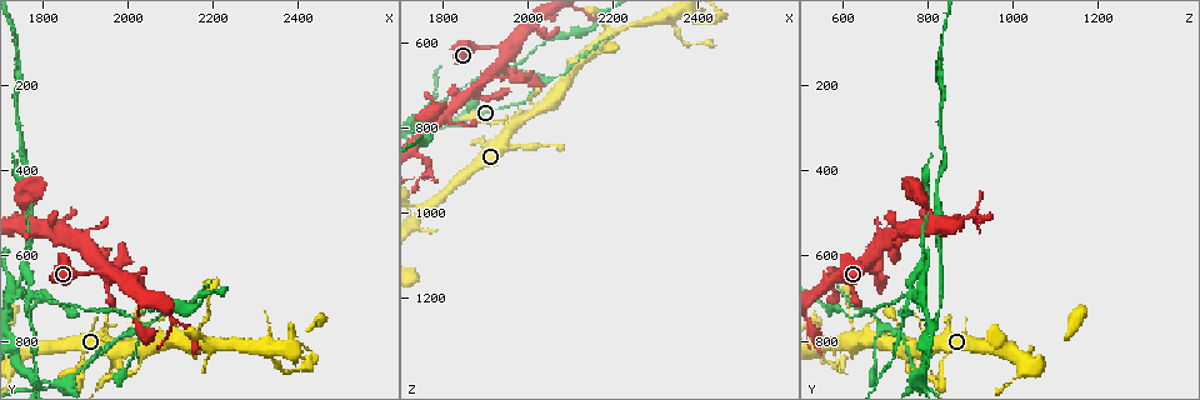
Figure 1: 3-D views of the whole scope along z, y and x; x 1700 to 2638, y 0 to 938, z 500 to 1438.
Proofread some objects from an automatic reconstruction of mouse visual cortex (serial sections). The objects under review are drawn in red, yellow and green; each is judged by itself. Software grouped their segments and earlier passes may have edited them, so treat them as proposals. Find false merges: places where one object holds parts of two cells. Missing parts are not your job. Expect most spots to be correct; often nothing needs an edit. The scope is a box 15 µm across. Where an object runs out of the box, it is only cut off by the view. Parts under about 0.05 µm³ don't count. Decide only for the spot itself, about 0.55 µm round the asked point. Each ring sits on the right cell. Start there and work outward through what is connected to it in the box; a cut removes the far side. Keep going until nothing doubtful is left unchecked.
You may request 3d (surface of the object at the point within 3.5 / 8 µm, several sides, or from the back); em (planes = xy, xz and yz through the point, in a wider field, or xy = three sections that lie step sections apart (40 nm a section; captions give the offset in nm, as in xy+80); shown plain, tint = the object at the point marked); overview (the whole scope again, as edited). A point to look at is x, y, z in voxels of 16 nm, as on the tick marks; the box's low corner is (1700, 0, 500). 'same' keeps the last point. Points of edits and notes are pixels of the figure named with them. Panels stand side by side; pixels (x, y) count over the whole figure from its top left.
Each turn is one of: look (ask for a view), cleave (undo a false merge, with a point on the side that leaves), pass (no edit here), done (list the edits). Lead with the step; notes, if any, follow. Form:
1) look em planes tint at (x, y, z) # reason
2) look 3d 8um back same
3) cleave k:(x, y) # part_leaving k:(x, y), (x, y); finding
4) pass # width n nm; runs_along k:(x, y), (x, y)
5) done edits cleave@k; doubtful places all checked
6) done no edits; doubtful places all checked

look 3d 3.5um at (1955, 820, 790) # small branch off a trunk

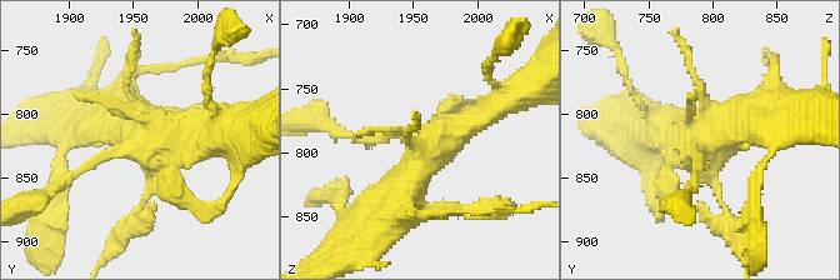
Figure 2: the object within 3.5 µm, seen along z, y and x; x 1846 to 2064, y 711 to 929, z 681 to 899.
look em xy step 3 tint at (1956, 824, 792) # now the EM

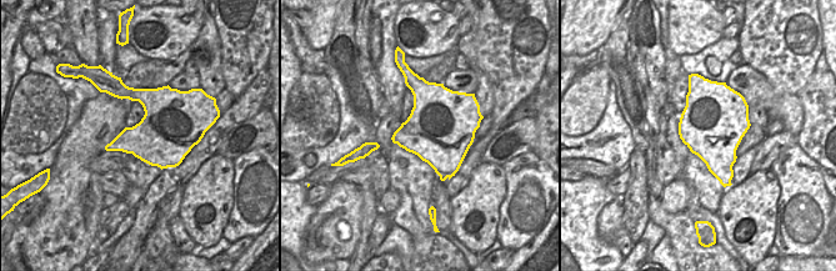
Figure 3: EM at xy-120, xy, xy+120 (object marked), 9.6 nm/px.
pass # width 650 nm; runs_along 2:(390, 209), (436, 144), (510, 96); continuous, no second cell

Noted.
look 3d 8um at (2040, 775, 695) # a narrow waist

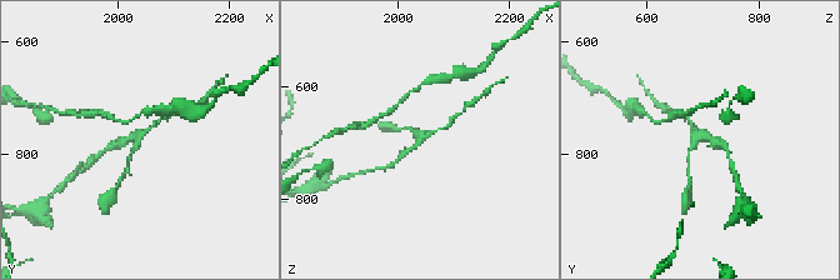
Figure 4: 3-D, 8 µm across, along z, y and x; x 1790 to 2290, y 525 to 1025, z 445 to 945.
look 3d 3.5um at (2035, 765, 700)

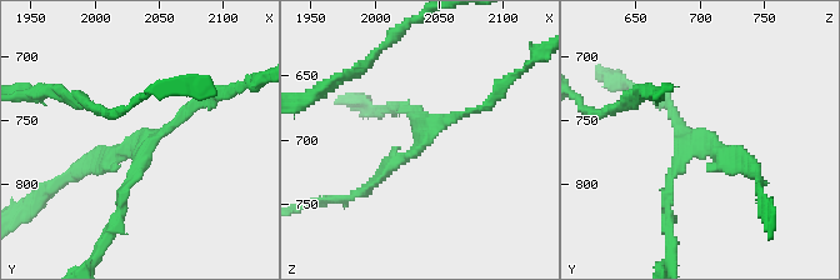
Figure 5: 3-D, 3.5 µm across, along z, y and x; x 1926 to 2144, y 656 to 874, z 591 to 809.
look em planes tint at (2042, 770, 692) # arms 3; arm_widths 100, 150, 150 nm; now the EM

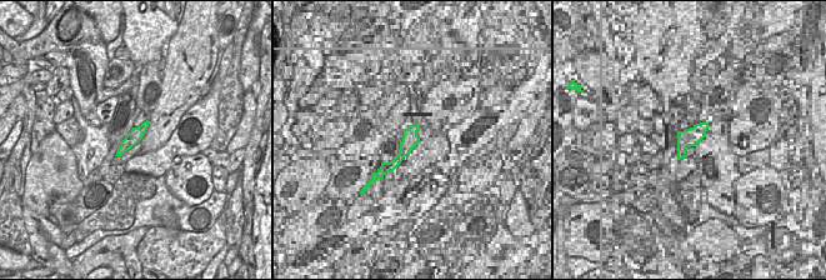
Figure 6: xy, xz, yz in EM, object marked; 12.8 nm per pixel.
pass # runs_along 5:(746, 169), (691, 145), (669, 180), (666, 214); all the same cell

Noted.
look 3d 3.5um back at (1795, 895, 790) # sharp bend

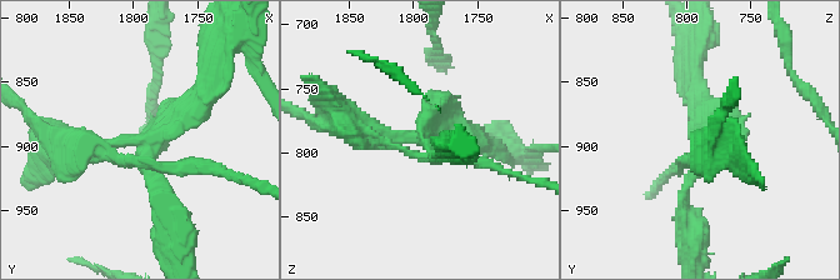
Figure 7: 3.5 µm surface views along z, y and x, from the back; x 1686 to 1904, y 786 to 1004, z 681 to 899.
pass # arms 3; runs_along 7:(64, 144), (148, 140), (201, 94); all the same cell

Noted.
look 3d 3.5um at (1765, 695, 765) # four-way junction

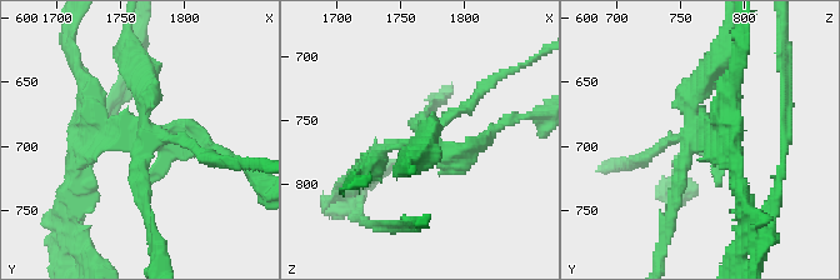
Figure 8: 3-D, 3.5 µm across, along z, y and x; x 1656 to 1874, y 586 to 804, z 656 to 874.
look em planes tint at (1768, 690, 760)

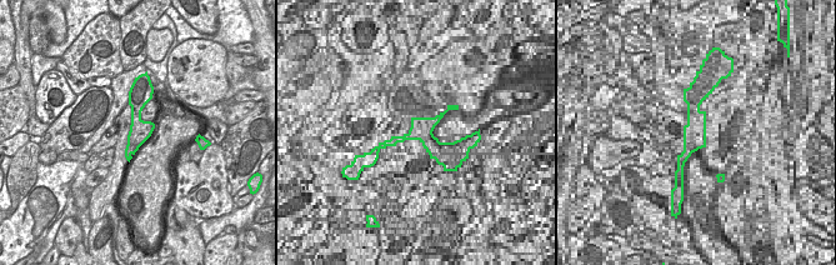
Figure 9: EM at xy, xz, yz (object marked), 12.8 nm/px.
pass # runs_along 8:(358, 173), (484, 86); continuous, no second cell

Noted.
look 3d 3.5um at (1770, 510, 895) # abrupt turn

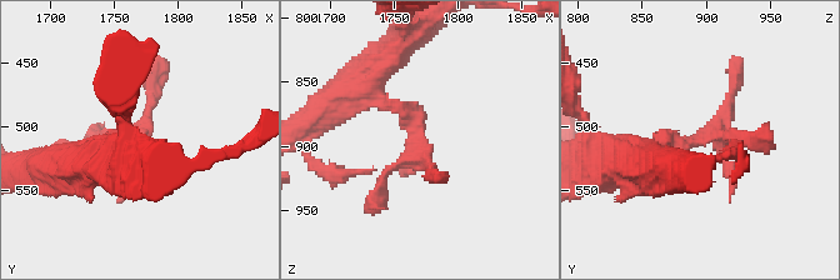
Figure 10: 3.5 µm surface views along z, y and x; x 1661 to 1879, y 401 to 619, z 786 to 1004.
look em xy step 1 plain at (1766, 506, 900) # shape alone is not enough

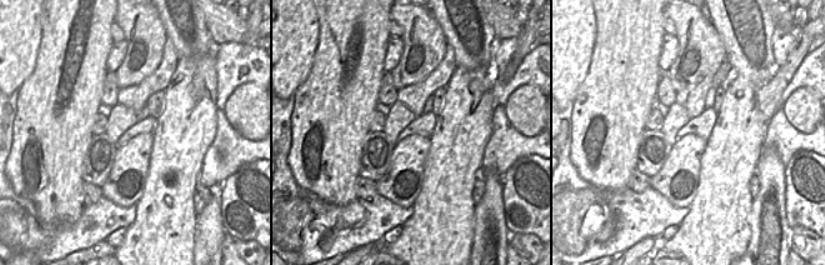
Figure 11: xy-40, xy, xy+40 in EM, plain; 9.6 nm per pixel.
look em xy step 1 tint same

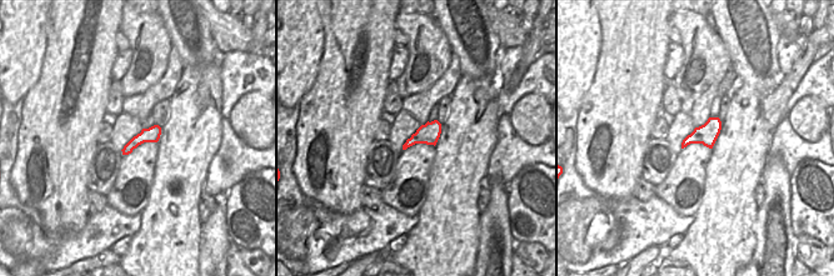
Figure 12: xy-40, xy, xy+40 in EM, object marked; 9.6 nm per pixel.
pass # continuous, no second cell

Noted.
done no edits; doubtful places all checked

